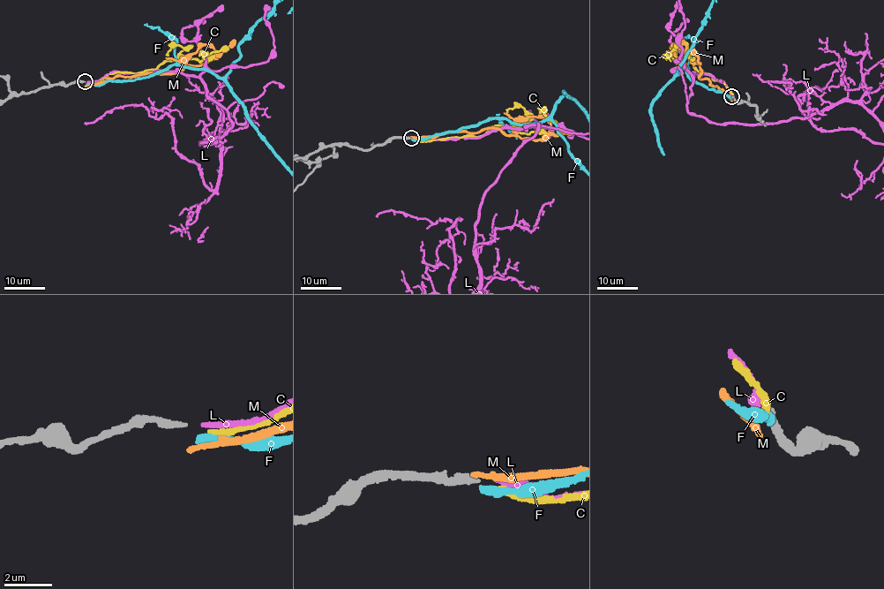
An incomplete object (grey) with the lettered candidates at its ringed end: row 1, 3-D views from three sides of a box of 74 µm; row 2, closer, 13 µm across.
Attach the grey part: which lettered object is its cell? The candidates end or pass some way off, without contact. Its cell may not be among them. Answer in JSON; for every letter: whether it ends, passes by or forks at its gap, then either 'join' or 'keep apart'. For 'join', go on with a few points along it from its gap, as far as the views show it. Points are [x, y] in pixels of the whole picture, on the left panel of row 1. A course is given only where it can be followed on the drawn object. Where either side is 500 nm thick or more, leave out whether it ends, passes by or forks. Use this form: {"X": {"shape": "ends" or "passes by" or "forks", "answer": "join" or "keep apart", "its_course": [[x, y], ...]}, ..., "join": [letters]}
{"C": {"shape": "ends", "answer": "keep apart"}, "F": {"shape": "ends", "answer": "keep apart"}, "L": {"shape": "ends", "answer": "join"}, "M": {"shape": "ends", "answer": "keep apart"}, "join": ["L"]}

